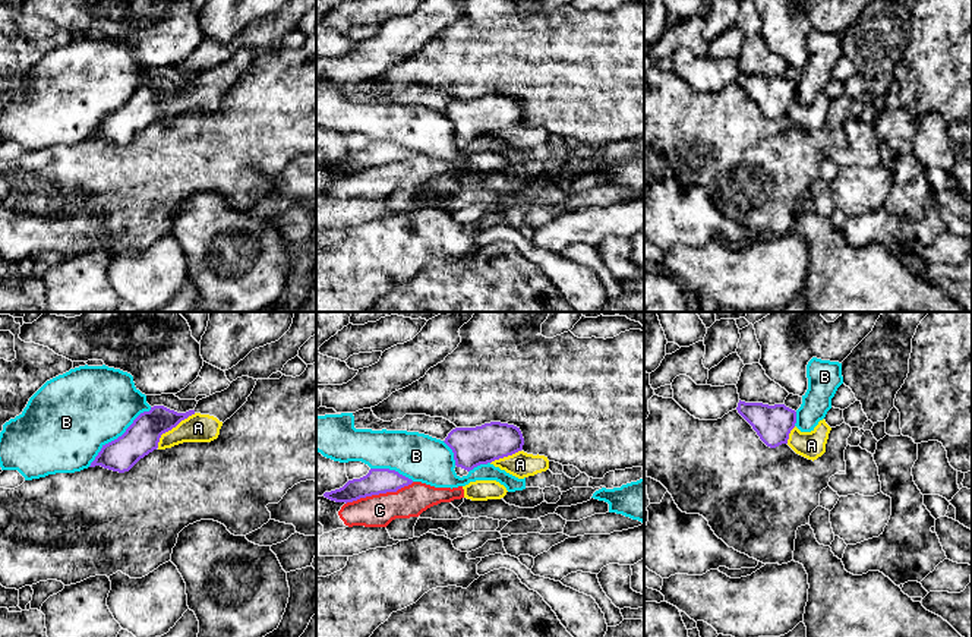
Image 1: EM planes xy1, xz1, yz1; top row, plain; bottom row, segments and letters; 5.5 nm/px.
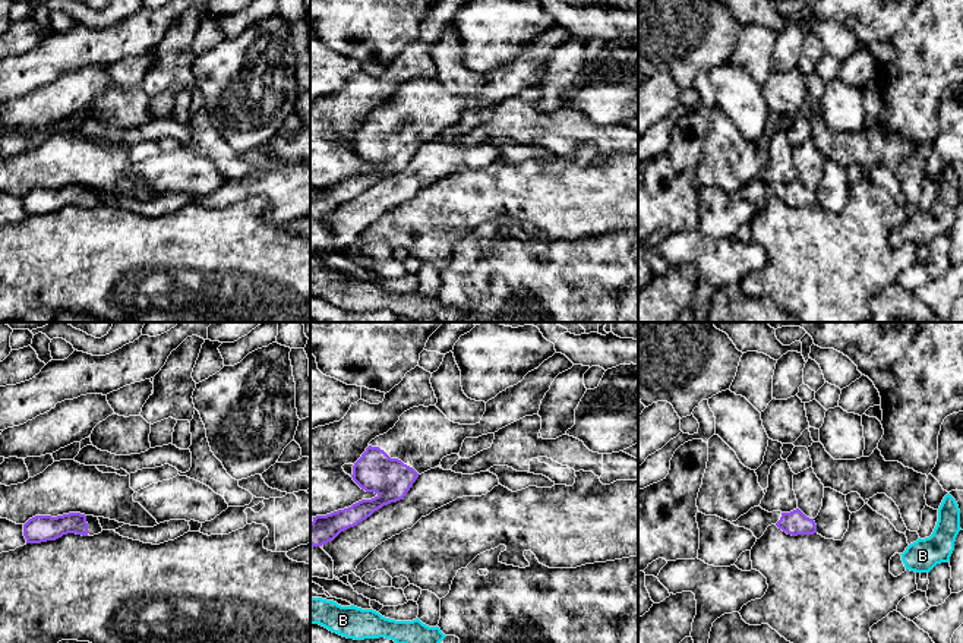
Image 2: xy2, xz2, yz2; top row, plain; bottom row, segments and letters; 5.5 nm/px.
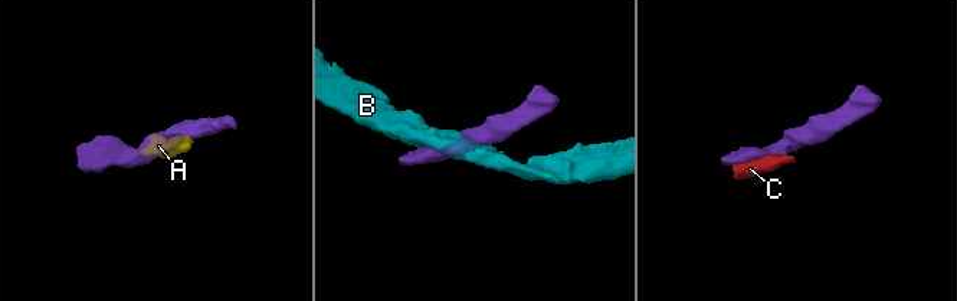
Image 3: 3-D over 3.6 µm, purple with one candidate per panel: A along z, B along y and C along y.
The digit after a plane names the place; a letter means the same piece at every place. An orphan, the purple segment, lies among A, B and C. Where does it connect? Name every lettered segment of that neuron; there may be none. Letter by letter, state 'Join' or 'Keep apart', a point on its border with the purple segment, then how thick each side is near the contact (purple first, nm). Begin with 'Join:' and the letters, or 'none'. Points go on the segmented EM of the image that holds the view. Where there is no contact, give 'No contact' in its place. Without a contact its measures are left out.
Join: none
A: Keep apart. Touches purple at xy1 (172, 428). Thickness 190 nm (purple) against 160 nm
B: Keep apart. Touches purple at xy1 (119, 437). Thickness 190 nm (purple) against 460 nm
C: Keep apart. Touches purple at xz1 (379, 492). Thickness 140 nm (purple) against 180 nm

